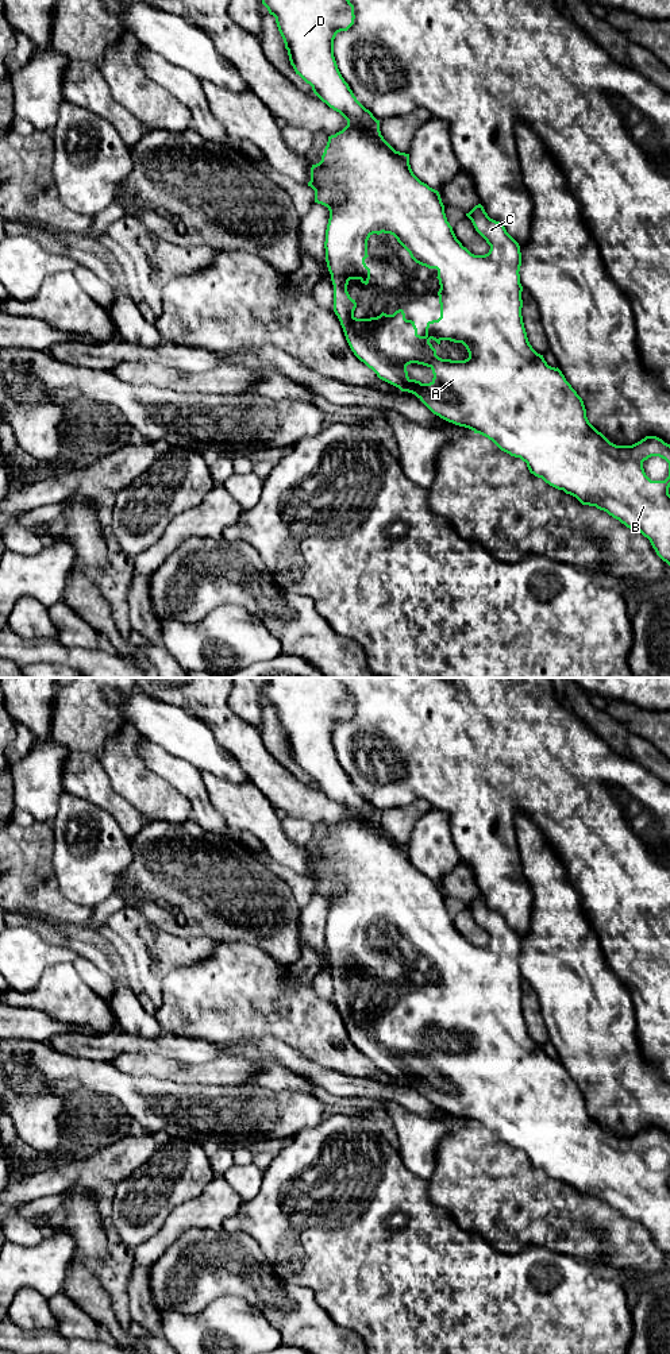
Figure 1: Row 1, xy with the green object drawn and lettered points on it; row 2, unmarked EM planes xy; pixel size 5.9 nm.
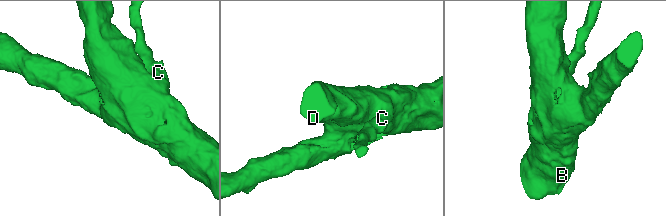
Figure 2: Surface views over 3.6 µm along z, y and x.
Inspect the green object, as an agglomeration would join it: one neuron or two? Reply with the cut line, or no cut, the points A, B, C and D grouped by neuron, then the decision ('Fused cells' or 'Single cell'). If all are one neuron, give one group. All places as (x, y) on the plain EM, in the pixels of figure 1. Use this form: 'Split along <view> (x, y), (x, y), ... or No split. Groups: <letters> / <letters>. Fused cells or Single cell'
No split. Groups: A B C D. Single cell

